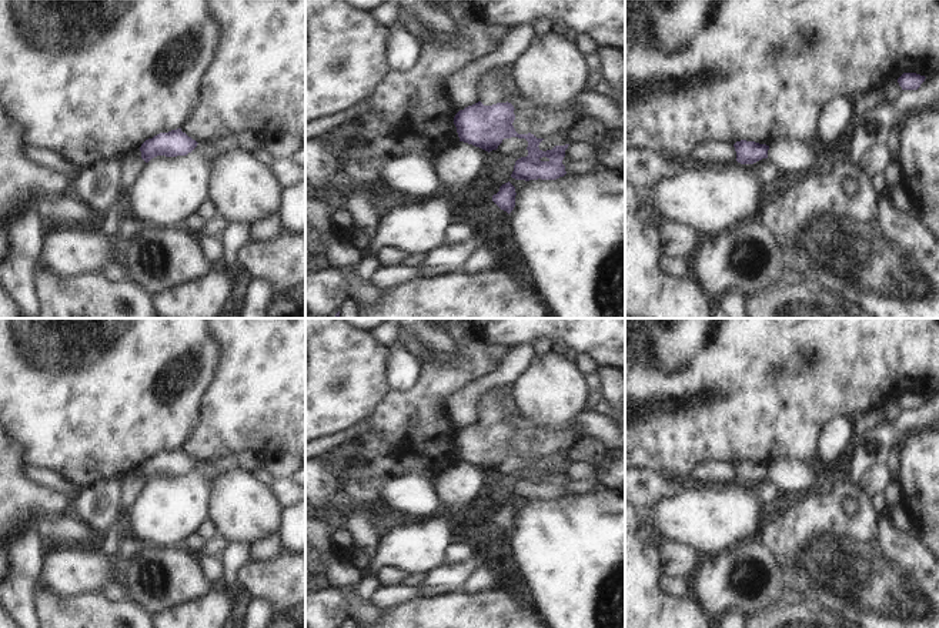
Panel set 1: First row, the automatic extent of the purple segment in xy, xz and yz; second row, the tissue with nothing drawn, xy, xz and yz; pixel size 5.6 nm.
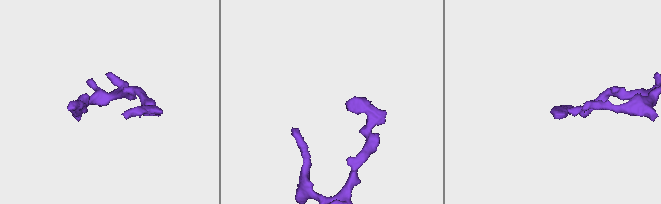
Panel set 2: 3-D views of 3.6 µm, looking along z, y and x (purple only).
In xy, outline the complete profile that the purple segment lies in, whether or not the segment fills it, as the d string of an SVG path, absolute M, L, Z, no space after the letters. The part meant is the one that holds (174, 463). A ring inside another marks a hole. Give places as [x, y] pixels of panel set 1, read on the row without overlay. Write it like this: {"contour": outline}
{"contour": "M181 448L160 452L146 460L141 467L141 478L148 482L157 475L177 477L187 475L197 467L197 461L188 457Z"}

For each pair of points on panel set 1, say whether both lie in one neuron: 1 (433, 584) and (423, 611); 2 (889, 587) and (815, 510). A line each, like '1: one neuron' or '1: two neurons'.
1: two neurons
2: one neuron

